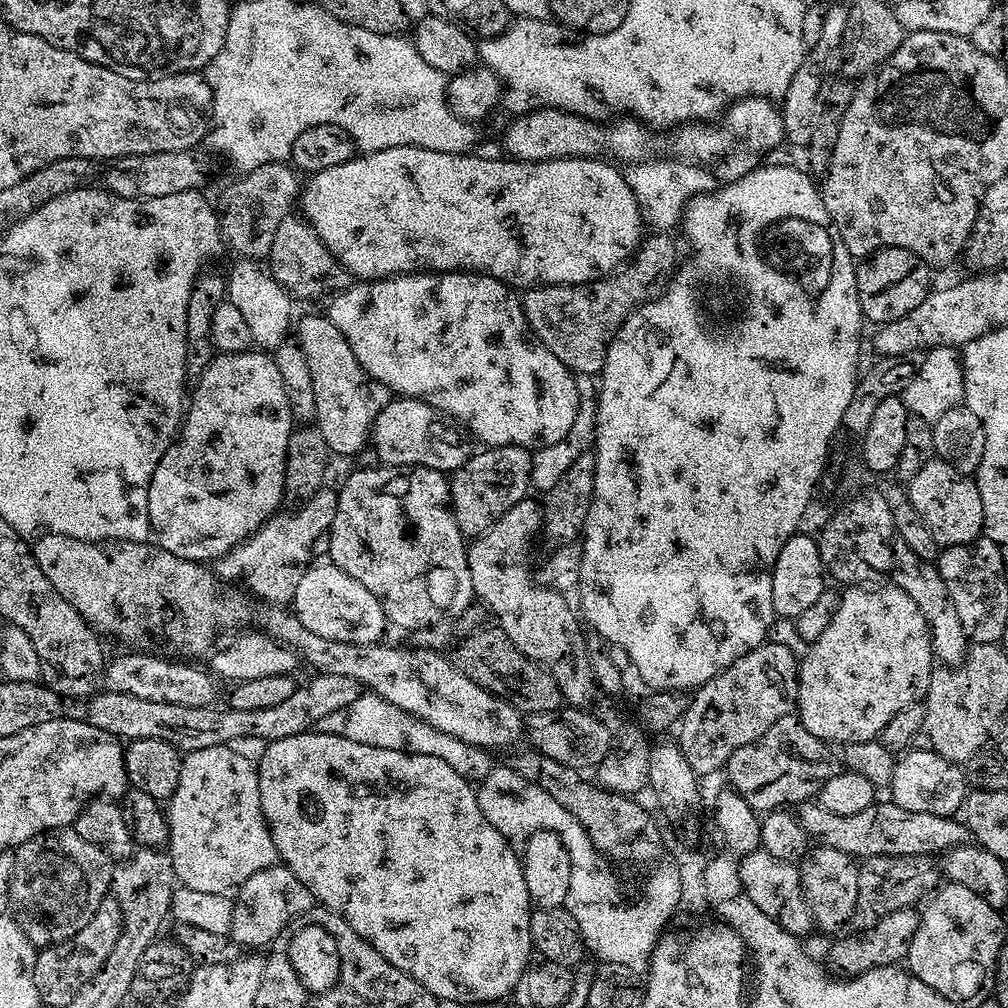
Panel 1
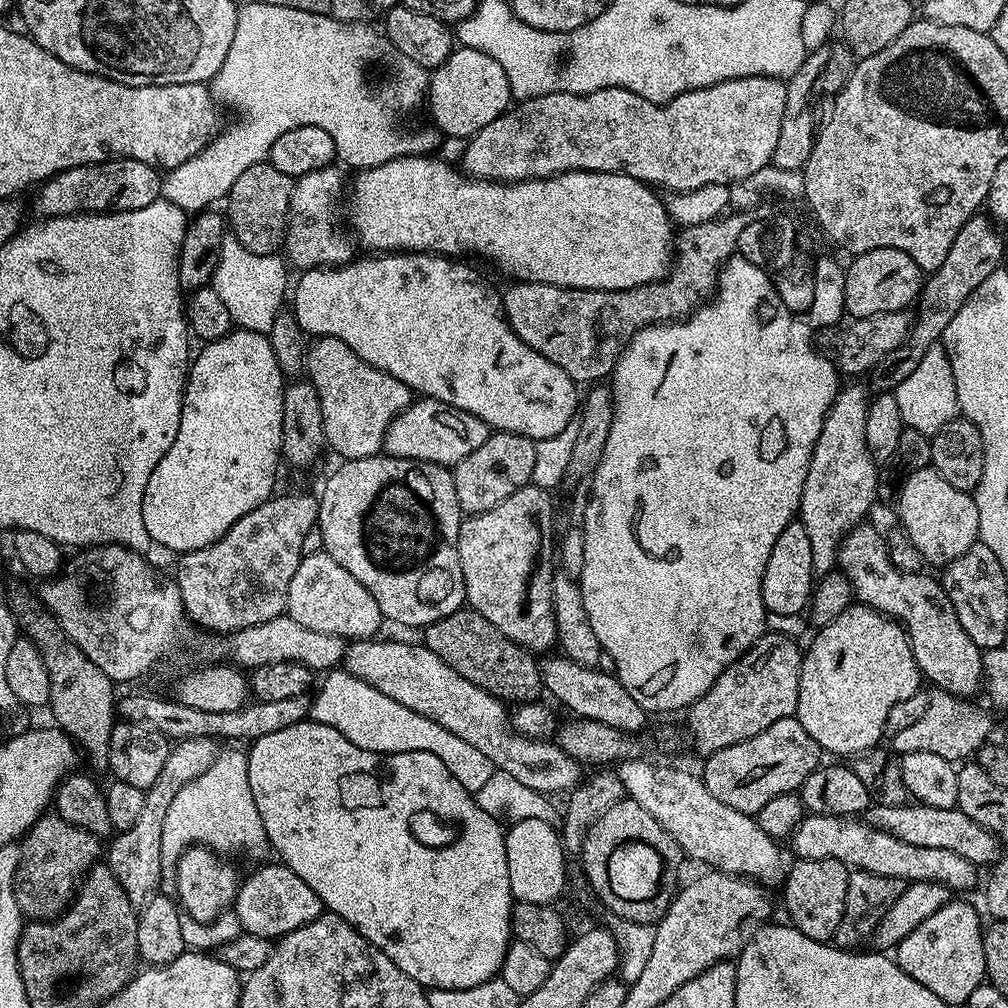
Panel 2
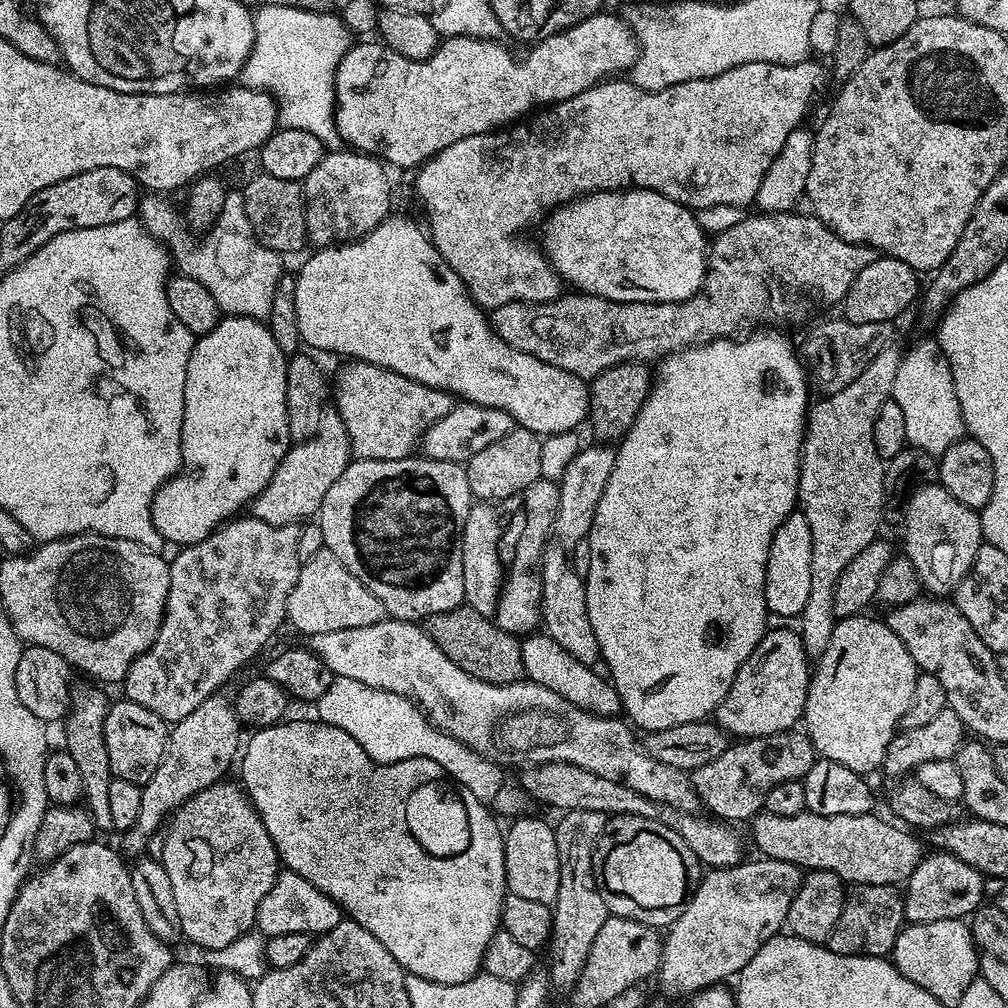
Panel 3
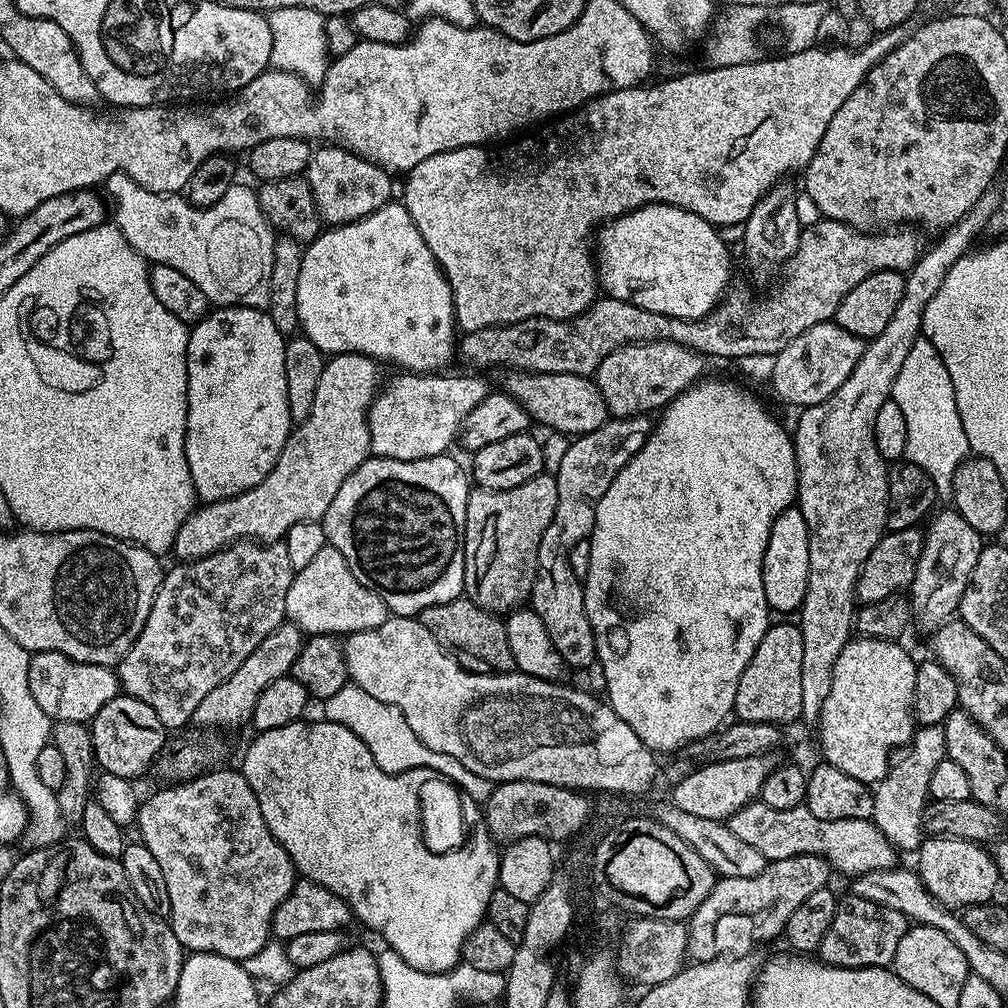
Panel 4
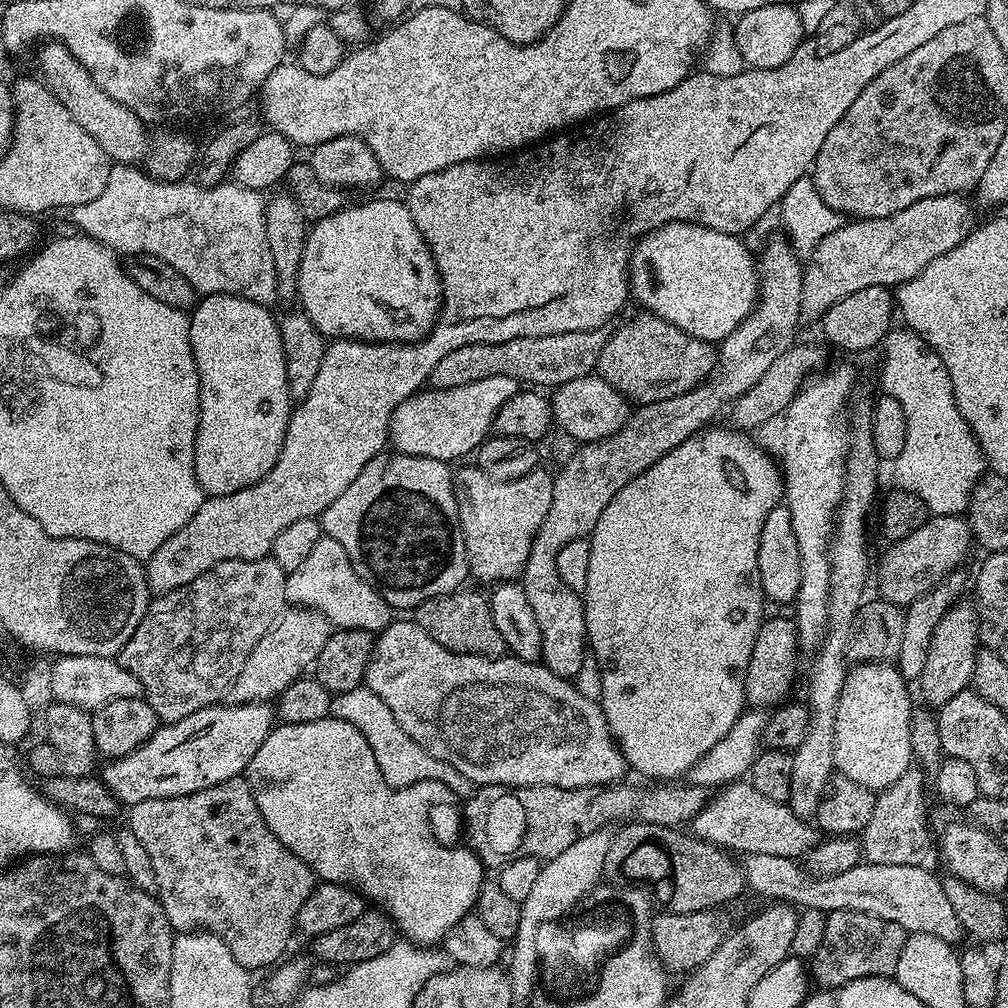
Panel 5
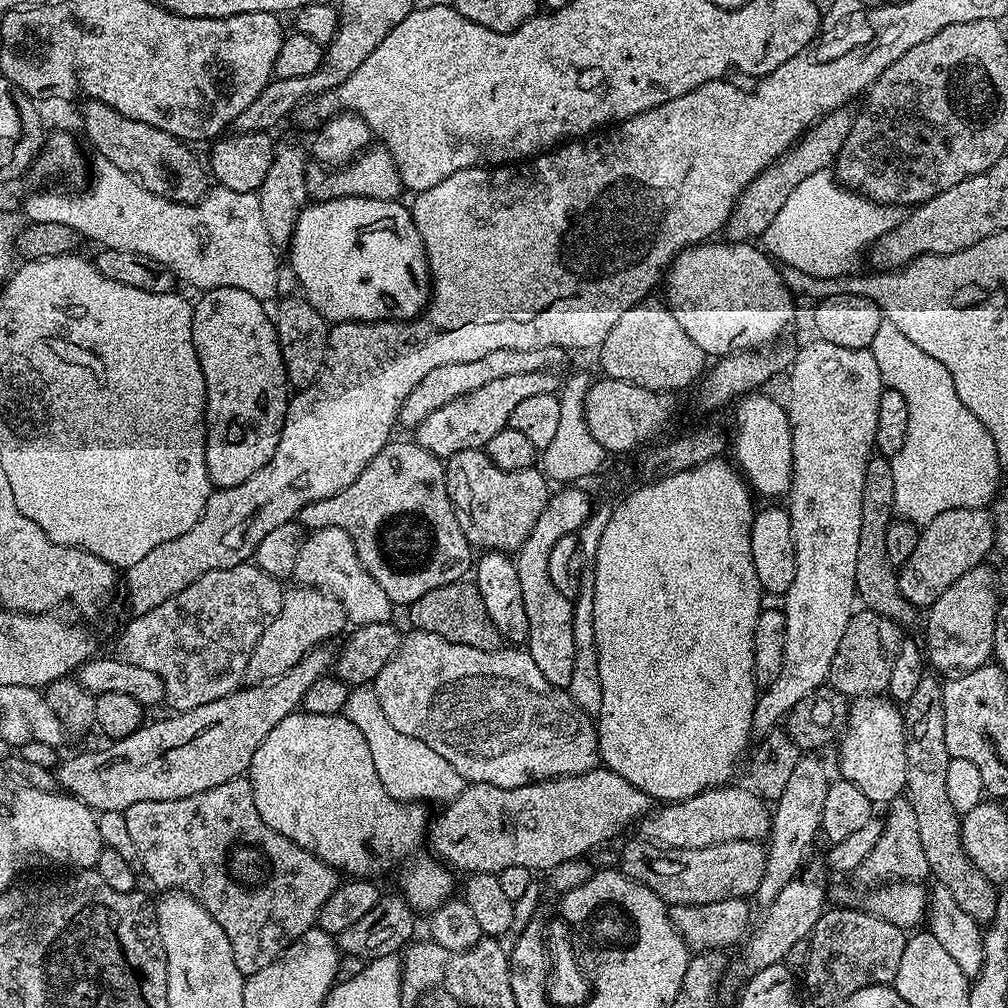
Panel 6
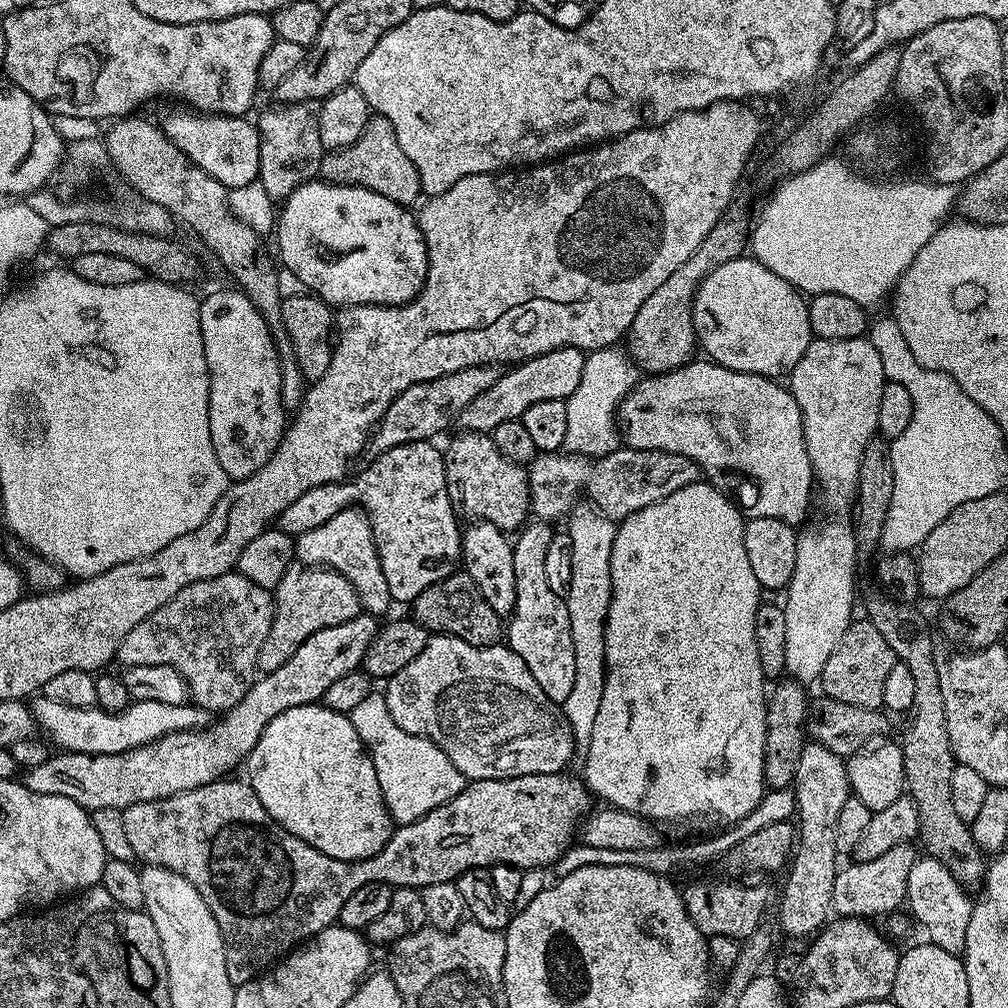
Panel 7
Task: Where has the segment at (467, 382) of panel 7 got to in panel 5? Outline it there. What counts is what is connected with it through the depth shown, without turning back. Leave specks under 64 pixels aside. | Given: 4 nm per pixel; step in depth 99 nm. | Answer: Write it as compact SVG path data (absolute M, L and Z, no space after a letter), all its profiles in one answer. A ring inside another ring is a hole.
M607 327L594 330L578 330L570 334L546 334L530 338L510 338L510 342L490 342L489 344L471 344L462 346L446 354L438 366L434 366L430 377L433 388L453 388L466 386L466 382L478 382L478 378L494 378L494 374L506 374L506 378L514 378L524 386L535 386L540 390L555 390L566 382L574 382L574 378L588 376L599 365L600 355L606 346L610 332Z

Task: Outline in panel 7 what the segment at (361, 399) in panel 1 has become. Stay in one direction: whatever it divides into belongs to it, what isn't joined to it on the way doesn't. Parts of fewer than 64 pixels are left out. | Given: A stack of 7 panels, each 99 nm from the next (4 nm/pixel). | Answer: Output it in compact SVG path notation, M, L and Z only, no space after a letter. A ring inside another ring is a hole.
M559 348L529 360L519 361L515 366L501 371L498 382L494 382L490 390L478 394L478 398L474 398L474 402L470 402L470 406L462 410L458 418L458 424L461 424L459 427L466 432L491 434L494 426L521 419L524 412L538 402L567 400L570 394L574 394L578 382L582 382L584 358L585 353L581 349Z

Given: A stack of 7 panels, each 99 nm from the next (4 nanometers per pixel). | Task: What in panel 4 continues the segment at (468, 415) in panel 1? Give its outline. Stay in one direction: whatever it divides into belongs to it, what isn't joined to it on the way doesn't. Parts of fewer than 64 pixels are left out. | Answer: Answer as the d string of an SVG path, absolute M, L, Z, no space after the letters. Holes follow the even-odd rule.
M389 202L383 204L378 210L374 210L370 214L366 214L366 218L361 220L355 220L349 224L337 224L329 227L327 230L321 231L320 235L312 241L311 244L304 248L304 257L302 258L302 270L298 274L298 316L300 317L299 331L310 338L310 342L314 342L314 346L318 346L325 353L335 354L337 352L357 352L358 354L366 354L371 356L373 360L377 362L383 362L385 365L397 364L397 369L407 370L409 372L418 372L421 374L436 374L451 362L452 356L454 360L454 353L458 348L458 329L456 327L456 315L454 314L454 298L452 297L452 291L448 285L448 280L444 276L444 271L441 270L439 262L434 258L434 254L430 254L430 246L426 246L426 238L422 238L422 234L418 234L418 226L414 226L414 218L410 218L410 214L404 209L403 203ZM512 370L507 373L506 390L516 398L516 401L528 412L533 421L545 424L546 429L553 433L565 433L575 438L585 436L590 430L598 430L610 418L606 402L598 390L595 379L579 376L578 374L550 374L549 372L526 372Z

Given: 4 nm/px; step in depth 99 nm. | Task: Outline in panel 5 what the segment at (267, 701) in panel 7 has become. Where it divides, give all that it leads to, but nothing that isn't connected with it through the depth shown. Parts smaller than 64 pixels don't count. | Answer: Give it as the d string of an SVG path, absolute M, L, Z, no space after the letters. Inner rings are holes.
M262 700L249 704L217 702L194 714L186 714L186 718L178 722L164 724L156 729L156 733L145 744L138 746L130 754L108 760L104 772L102 771L102 779L124 806L146 802L150 798L174 798L194 794L198 790L218 786L218 782L243 777L250 766L250 758L258 754L258 746L266 742L273 727L274 708L271 703Z

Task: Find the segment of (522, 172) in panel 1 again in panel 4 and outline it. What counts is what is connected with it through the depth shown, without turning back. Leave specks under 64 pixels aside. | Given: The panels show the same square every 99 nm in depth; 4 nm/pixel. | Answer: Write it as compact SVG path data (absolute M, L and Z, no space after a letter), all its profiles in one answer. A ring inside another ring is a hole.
M647 204L617 220L609 220L599 229L594 240L598 284L603 291L604 288L608 291L605 293L611 299L630 302L642 310L654 310L654 314L666 314L670 318L683 320L701 320L709 316L729 291L732 256L728 251L729 245L720 237L717 225L698 218L698 214L690 210L669 204Z

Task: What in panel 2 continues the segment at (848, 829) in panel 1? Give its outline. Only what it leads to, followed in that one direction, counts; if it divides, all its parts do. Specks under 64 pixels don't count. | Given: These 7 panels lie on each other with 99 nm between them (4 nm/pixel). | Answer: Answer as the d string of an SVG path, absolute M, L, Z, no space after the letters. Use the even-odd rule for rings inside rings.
M876 802L863 813L862 819L865 824L874 826L878 830L886 830L886 834L894 834L894 838L902 838L902 842L910 842L913 846L950 850L953 854L962 854L962 858L977 866L983 864L992 866L1002 855L999 838L990 834L990 830L982 830L982 826L974 822L974 818L966 818L966 814L962 814L962 810L958 807L939 808L919 802L909 802L902 806L886 806Z

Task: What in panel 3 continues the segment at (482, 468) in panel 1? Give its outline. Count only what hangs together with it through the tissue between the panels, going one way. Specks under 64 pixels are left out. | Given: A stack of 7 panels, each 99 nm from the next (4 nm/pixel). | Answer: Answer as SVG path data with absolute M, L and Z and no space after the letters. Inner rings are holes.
M516 426L506 438L498 438L498 442L490 442L486 450L474 454L466 461L473 497L480 502L505 500L541 479L541 441L535 432Z

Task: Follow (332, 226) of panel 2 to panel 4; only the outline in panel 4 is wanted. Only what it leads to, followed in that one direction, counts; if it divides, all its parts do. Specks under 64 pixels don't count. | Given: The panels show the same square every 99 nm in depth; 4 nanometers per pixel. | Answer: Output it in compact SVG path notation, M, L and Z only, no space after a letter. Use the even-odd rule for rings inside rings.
M317 147L308 163L306 179L320 211L320 219L328 226L349 224L366 218L366 214L378 210L393 199L393 177L374 162L345 148Z

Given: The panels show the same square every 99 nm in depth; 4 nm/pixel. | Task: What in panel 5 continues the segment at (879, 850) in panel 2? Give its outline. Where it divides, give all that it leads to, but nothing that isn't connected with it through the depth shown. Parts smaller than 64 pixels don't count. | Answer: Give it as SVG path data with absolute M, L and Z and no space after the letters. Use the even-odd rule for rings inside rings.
M726 784L713 796L716 797L704 803L702 810L690 821L691 835L708 844L739 854L778 854L800 858L817 843L817 829L805 817L794 815L787 803L758 794L752 784Z

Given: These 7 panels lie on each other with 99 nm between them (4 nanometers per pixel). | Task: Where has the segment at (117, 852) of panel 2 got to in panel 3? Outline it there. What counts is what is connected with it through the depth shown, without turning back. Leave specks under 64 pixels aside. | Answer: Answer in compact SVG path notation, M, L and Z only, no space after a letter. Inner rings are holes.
M224 694L206 698L198 710L186 714L168 729L168 741L162 762L154 770L154 778L142 785L142 807L138 809L138 822L129 832L123 833L123 851L132 858L139 857L147 849L148 843L161 831L166 817L181 808L194 794L206 790L211 784L219 784L228 771L233 771L242 748L242 725L236 717L236 706Z

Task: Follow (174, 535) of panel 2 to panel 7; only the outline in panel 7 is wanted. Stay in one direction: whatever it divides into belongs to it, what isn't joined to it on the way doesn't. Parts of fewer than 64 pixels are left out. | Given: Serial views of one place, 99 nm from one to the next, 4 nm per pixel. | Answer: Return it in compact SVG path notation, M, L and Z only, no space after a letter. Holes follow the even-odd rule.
M212 292L200 300L202 346L208 367L210 438L229 481L255 474L280 445L286 427L280 356L264 315L246 293Z

